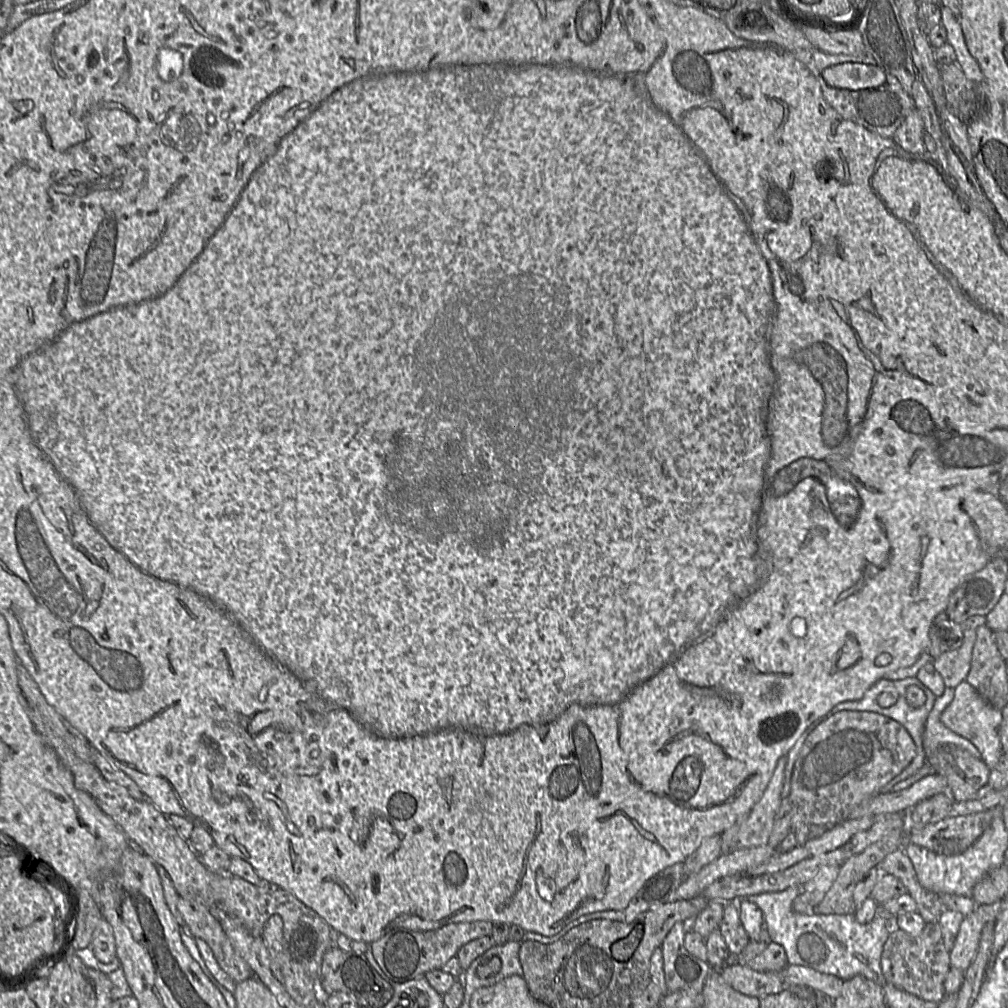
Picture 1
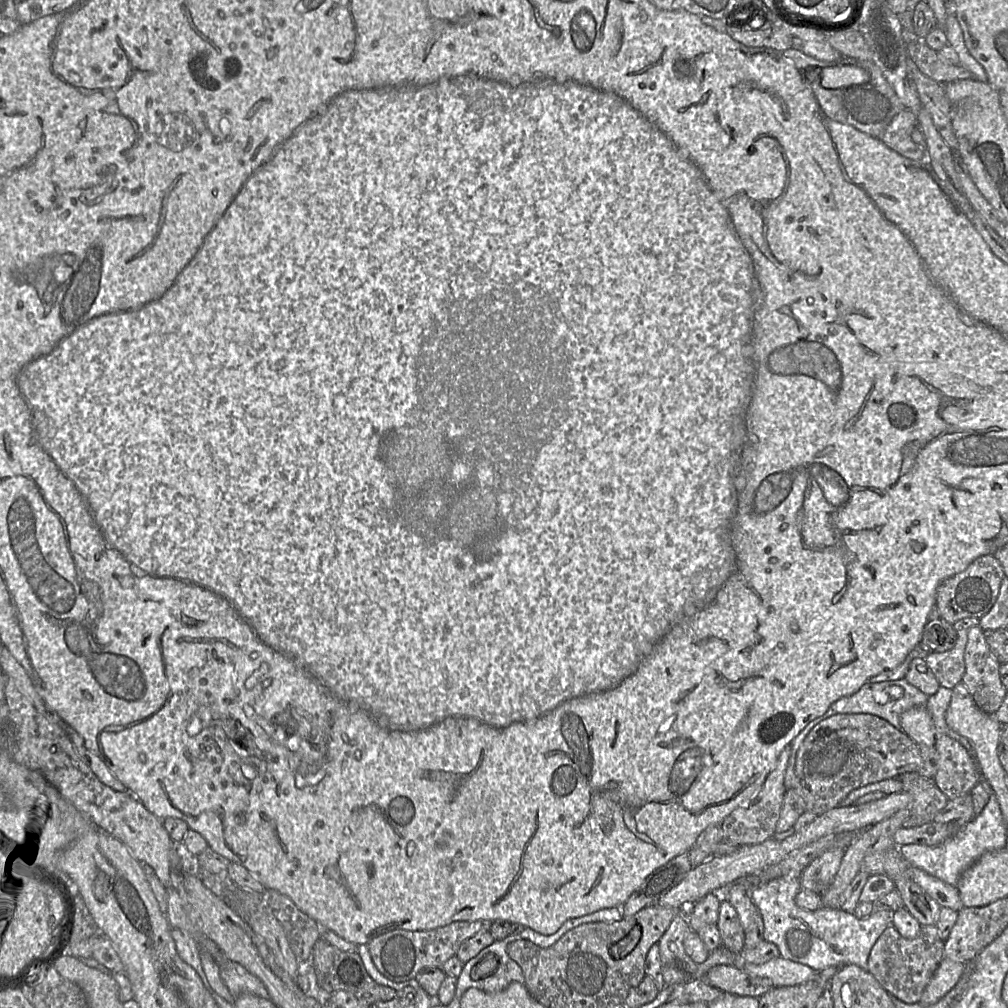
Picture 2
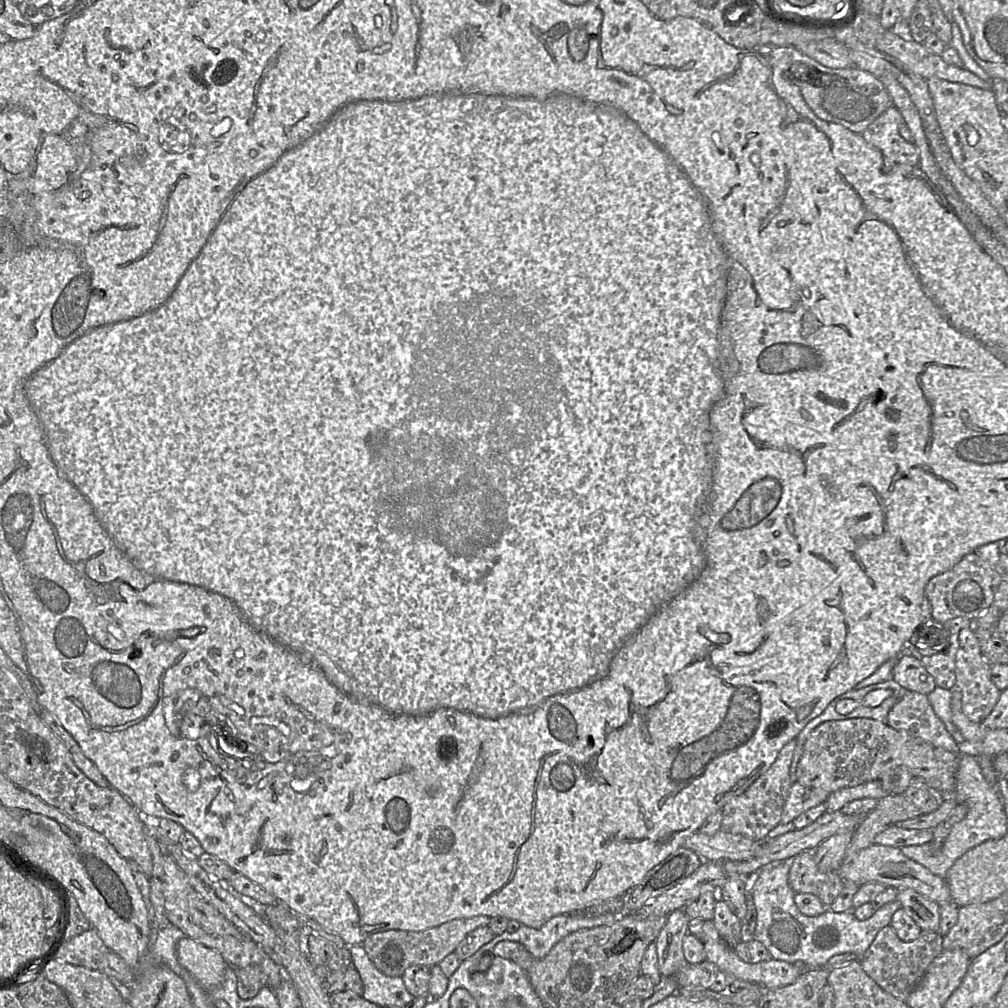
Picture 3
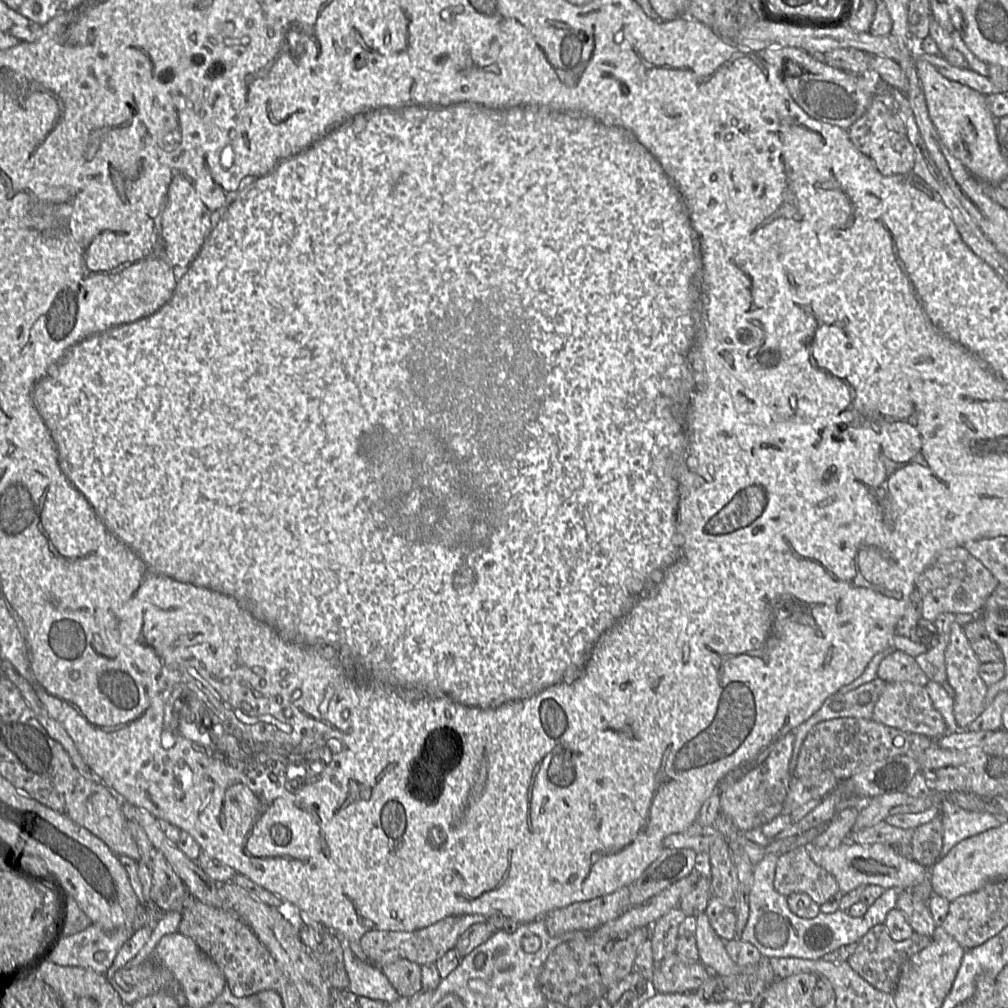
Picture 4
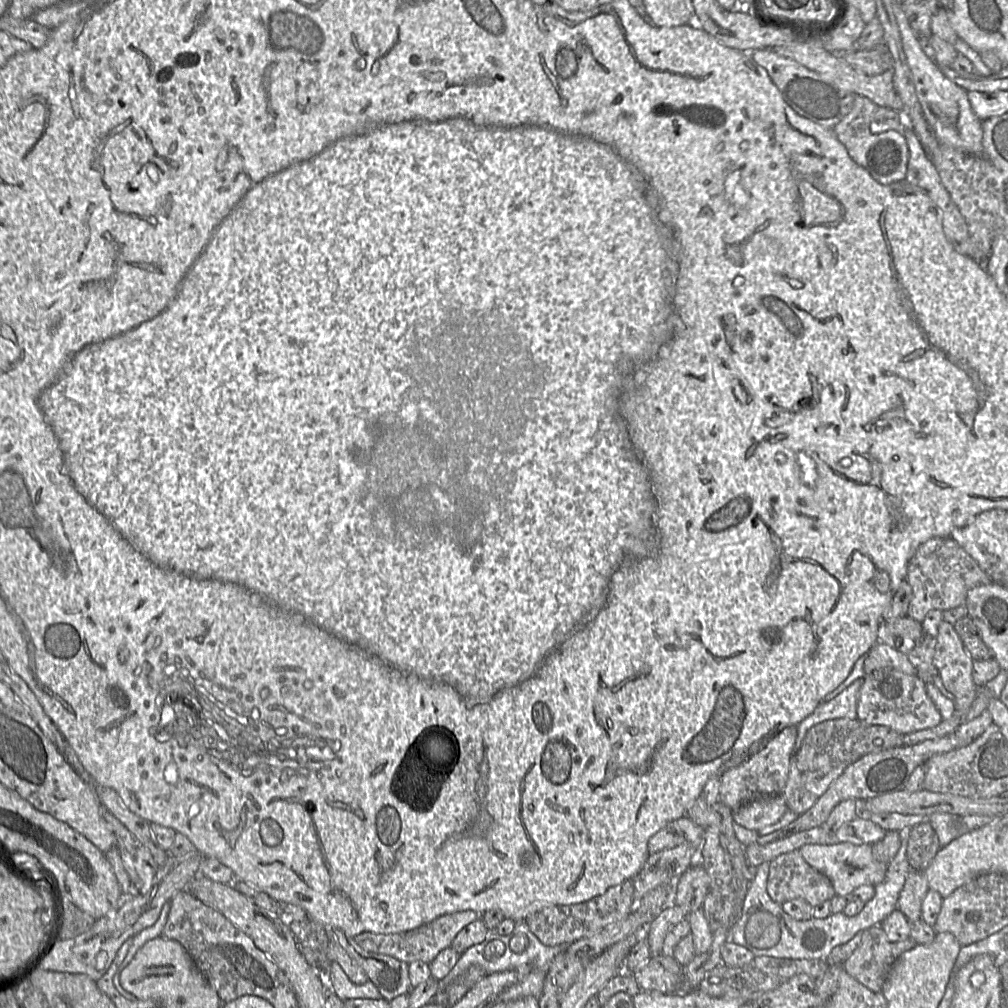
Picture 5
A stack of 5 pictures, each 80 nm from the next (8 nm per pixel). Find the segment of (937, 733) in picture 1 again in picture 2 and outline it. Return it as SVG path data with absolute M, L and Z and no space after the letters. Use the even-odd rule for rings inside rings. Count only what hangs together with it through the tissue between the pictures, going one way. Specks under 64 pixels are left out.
M940 686L937 692L928 697L926 708L928 709L936 729L959 742L974 756L973 748L968 739L953 731L946 723L946 710L950 704L953 690Z

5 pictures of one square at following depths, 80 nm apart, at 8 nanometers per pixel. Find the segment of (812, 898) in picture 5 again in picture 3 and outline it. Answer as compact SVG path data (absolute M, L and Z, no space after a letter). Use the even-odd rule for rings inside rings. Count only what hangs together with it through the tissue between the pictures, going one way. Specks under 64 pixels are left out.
M803 851L791 859L789 886L795 893L811 893L829 907L844 888L838 872L821 872L813 851Z

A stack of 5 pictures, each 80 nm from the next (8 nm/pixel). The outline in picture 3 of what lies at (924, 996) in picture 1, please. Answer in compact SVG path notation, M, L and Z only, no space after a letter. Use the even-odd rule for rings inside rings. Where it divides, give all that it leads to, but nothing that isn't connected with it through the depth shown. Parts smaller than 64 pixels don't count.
M886 926L877 933L859 962L863 971L885 992L905 1002L929 965L943 950L943 936L939 932L922 930L915 940L904 942L891 926Z

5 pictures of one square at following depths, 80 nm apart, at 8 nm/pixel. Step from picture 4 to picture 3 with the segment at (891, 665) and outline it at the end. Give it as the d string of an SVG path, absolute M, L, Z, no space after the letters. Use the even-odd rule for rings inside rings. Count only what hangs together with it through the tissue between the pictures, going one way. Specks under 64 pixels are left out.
M899 655L893 668L893 678L903 688L928 695L936 688L934 678L922 665L920 658L913 655Z

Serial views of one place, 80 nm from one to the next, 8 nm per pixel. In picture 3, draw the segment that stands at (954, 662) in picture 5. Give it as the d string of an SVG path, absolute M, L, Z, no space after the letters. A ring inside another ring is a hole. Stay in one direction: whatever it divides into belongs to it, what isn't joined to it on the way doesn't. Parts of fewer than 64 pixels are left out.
M963 628L959 632L959 647L955 659L955 686L962 692L962 711L972 722L981 723L994 709L1001 691L990 676L990 664L982 657L978 641L972 628Z

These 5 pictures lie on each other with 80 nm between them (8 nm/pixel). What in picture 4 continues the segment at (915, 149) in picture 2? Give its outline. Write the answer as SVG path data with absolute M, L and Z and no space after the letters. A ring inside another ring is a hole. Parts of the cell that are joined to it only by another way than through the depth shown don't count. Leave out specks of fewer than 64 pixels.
M873 99L866 112L846 130L854 146L873 160L883 176L909 173L915 162L915 152L908 138L888 128L893 111L892 99Z

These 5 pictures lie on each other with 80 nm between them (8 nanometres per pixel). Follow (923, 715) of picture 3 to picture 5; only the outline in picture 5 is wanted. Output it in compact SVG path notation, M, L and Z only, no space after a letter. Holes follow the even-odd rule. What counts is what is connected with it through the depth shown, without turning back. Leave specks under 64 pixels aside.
M885 668L865 674L862 680L856 719L869 725L887 726L903 735L933 728L943 721L927 693L926 684L917 676Z

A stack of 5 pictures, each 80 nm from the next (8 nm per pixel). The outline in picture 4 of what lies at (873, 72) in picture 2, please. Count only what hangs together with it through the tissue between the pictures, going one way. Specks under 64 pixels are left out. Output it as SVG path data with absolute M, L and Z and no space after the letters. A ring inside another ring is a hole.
M768 47L756 52L757 56L778 70L780 76L780 61L785 61L782 80L796 104L811 118L848 130L869 108L874 96L862 91L856 83L856 74L833 68L824 61L819 61L813 55L793 47Z

